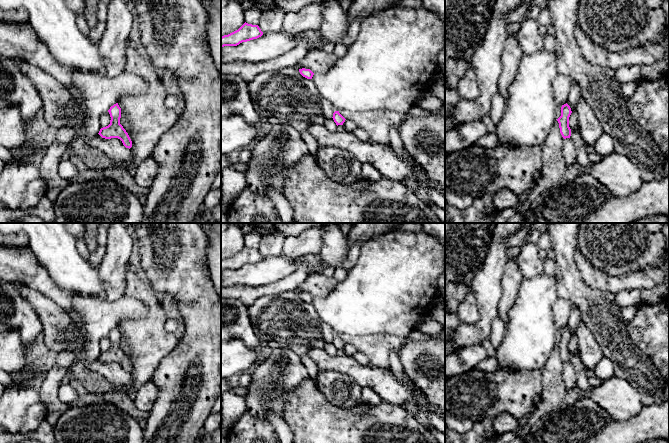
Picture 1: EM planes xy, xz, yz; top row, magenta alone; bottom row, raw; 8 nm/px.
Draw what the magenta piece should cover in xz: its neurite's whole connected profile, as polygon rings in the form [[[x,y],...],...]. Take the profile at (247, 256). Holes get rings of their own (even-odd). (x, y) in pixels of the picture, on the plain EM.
[[[244,247],[238,254],[221,261],[221,272],[224,270],[237,270],[242,266],[257,263],[263,259],[258,249]]]

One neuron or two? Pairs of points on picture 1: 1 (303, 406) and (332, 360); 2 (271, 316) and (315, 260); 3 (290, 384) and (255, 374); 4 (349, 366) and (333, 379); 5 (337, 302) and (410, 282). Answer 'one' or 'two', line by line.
1: two
2: two
3: one
4: two
5: one

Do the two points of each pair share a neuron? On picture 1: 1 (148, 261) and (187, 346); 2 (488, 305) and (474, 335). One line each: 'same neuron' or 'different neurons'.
1: same neuron
2: same neuron

